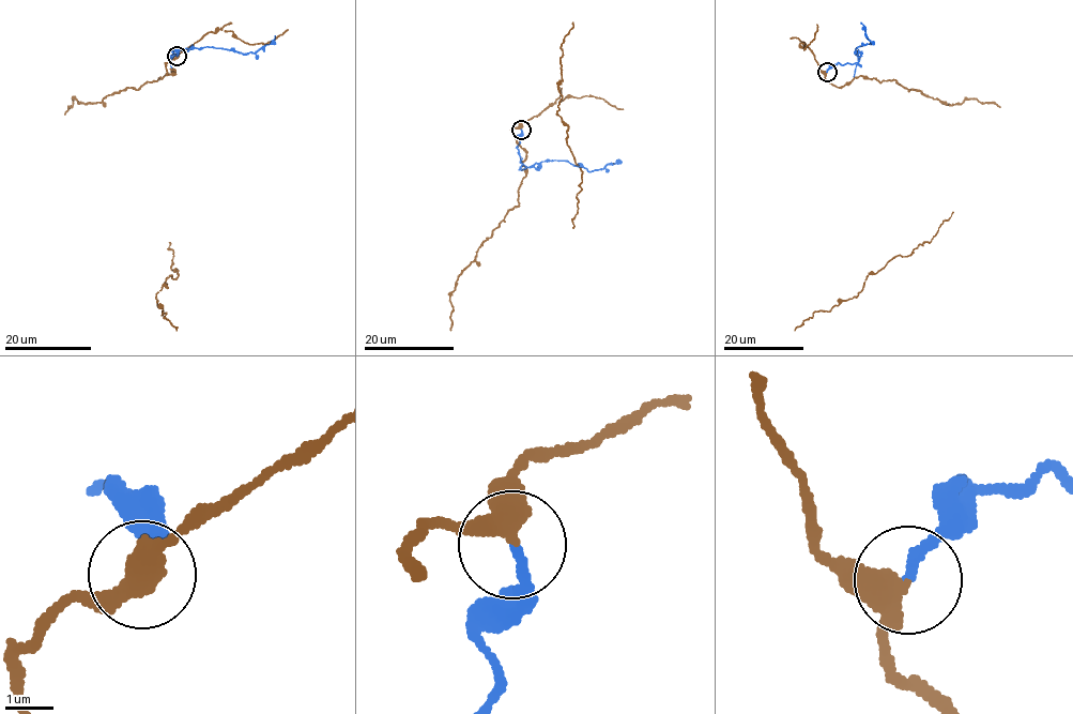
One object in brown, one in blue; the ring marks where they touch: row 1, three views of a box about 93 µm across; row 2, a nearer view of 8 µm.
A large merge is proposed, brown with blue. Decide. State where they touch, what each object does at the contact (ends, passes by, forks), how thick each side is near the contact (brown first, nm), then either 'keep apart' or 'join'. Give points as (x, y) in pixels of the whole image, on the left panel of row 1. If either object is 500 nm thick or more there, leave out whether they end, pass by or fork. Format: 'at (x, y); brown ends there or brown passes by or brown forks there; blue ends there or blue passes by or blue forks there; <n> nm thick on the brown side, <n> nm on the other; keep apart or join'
at (177, 56); brown passes by; blue ends there; 360 nm thick on the brown side, 190 nm on the other; keep apart

